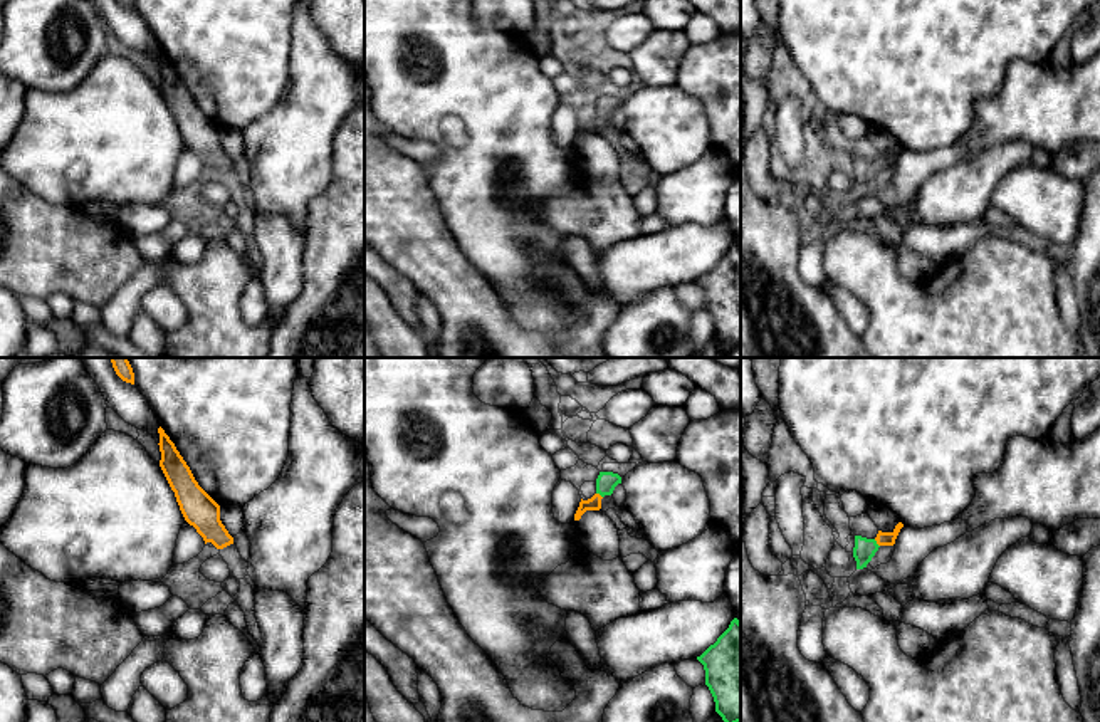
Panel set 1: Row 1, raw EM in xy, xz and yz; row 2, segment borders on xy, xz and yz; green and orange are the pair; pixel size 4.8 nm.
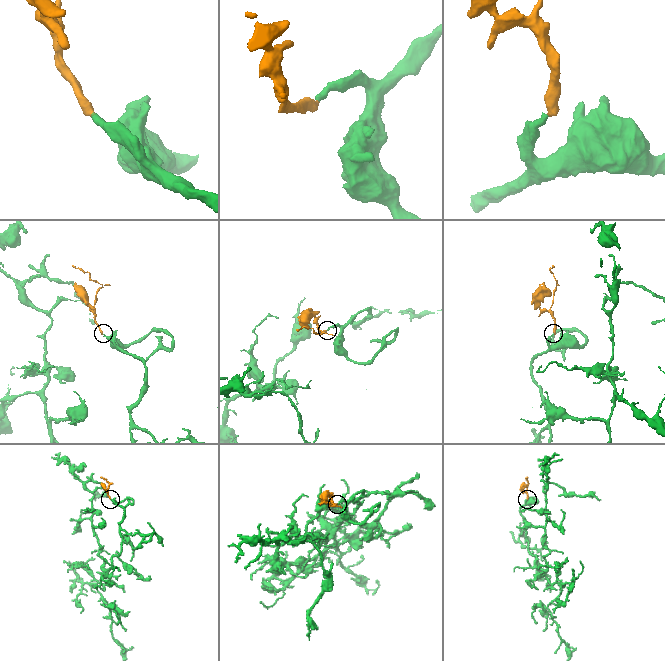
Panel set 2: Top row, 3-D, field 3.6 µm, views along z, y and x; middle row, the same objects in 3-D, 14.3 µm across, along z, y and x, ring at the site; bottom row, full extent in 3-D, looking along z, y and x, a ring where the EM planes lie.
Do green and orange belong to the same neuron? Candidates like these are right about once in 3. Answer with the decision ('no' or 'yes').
yes

